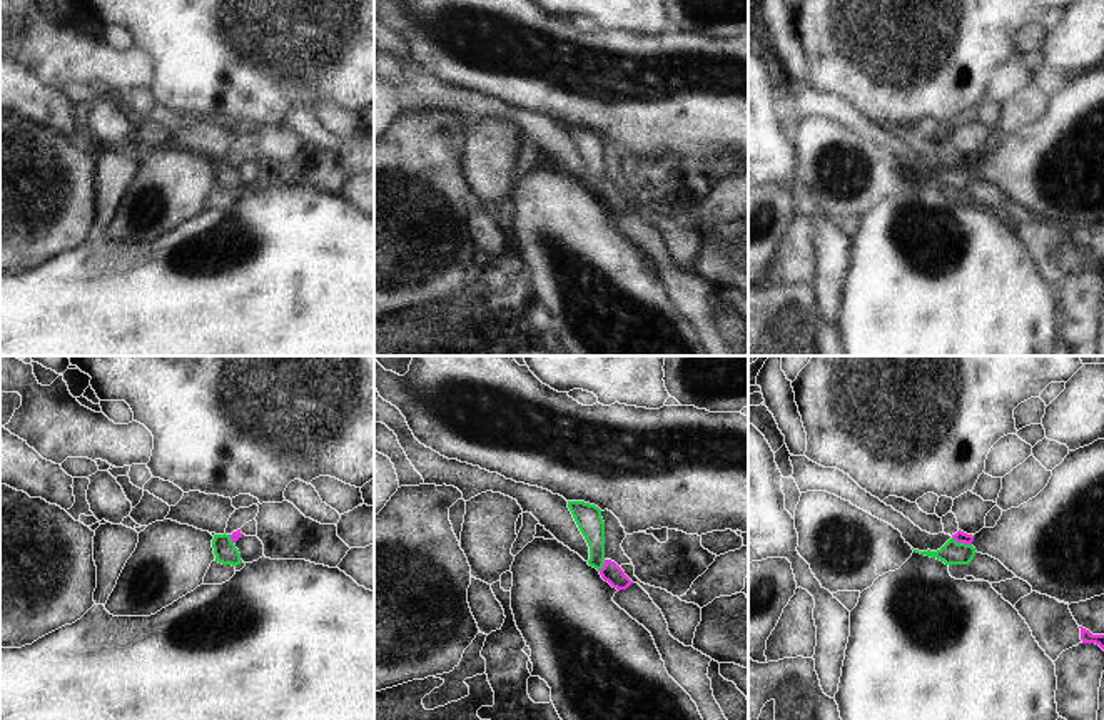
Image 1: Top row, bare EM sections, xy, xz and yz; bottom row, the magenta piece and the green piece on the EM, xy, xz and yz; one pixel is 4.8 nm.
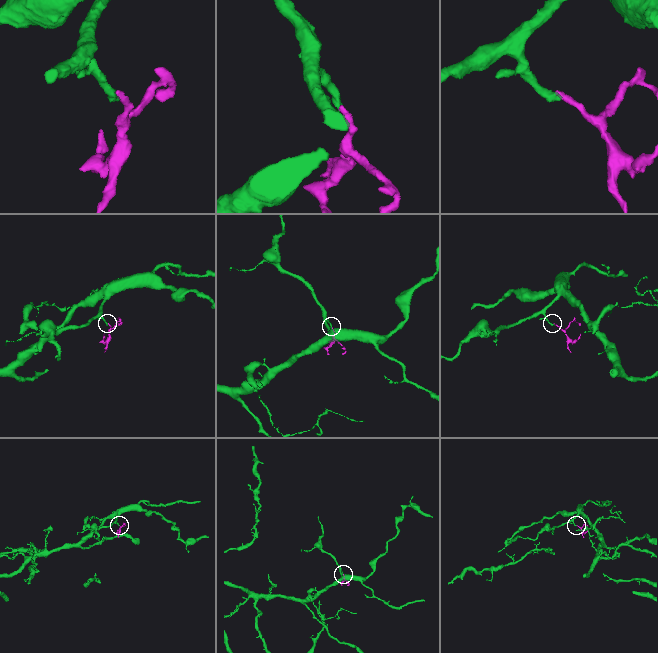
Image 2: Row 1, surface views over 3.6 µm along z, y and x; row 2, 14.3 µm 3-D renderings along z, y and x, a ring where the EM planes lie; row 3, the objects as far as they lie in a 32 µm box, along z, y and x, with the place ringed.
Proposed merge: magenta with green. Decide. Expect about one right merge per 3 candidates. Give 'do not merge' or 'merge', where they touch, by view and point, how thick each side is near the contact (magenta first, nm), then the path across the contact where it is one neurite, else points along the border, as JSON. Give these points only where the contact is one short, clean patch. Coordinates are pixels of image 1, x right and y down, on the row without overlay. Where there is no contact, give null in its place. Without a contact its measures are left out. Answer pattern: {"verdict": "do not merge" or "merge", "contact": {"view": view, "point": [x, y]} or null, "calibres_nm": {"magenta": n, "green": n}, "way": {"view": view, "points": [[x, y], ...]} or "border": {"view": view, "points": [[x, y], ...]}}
{"verdict": "do not merge", "contact": {"view": "yz", "point": [962, 167]}, "calibres_nm": {"magenta": 60, "green": 110}, "border": {"view": "yz", "points": [[952, 162], [971, 171]]}}

